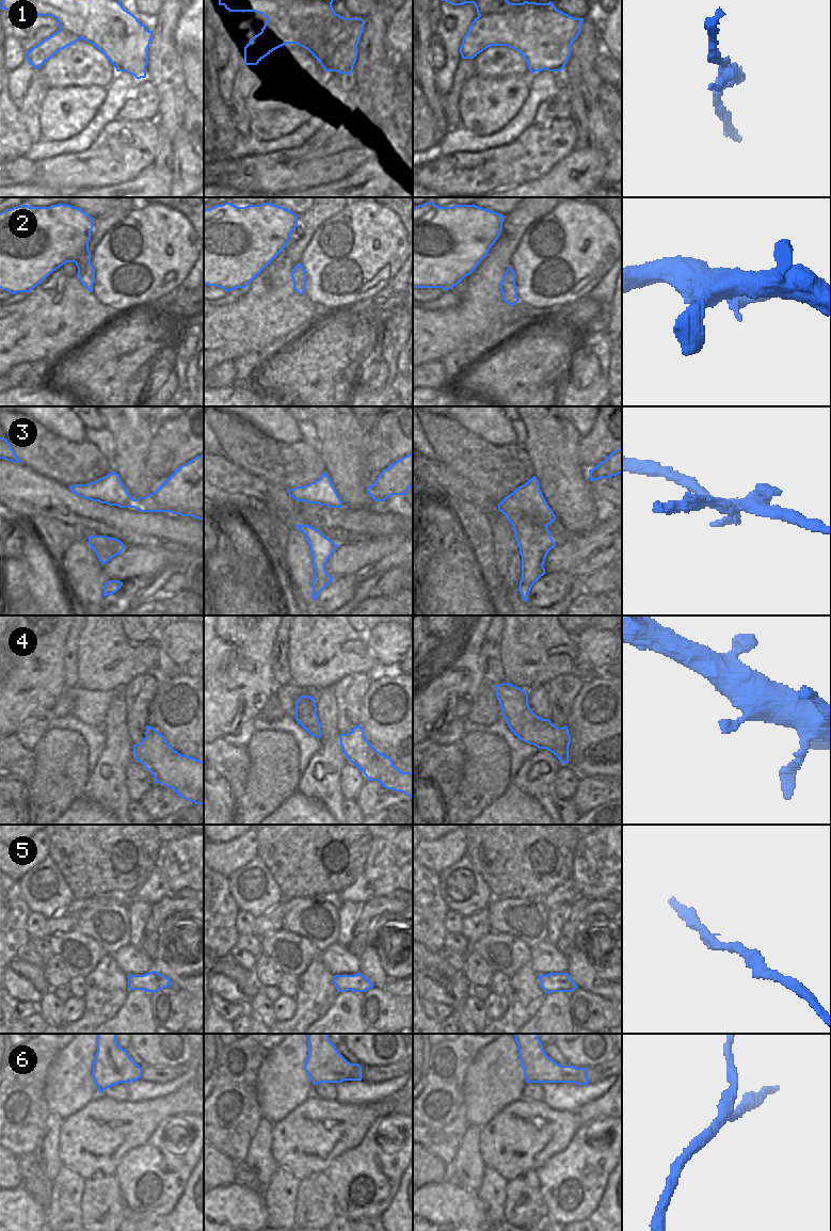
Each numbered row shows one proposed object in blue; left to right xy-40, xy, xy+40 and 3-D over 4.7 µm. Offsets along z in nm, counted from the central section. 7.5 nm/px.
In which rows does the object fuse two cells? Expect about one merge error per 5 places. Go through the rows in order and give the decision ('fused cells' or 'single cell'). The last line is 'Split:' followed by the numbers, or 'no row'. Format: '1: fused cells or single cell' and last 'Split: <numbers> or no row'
1: fused cells
2: fused cells
3: fused cells
4: single cell
5: single cell
6: single cell
Split: 1, 2, 3

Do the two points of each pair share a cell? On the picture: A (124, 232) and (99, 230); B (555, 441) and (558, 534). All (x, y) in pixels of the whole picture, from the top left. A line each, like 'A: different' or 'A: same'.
A: different
B: different

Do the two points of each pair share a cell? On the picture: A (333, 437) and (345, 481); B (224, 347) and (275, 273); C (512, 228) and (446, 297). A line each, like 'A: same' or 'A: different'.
A: same
B: same
C: different

